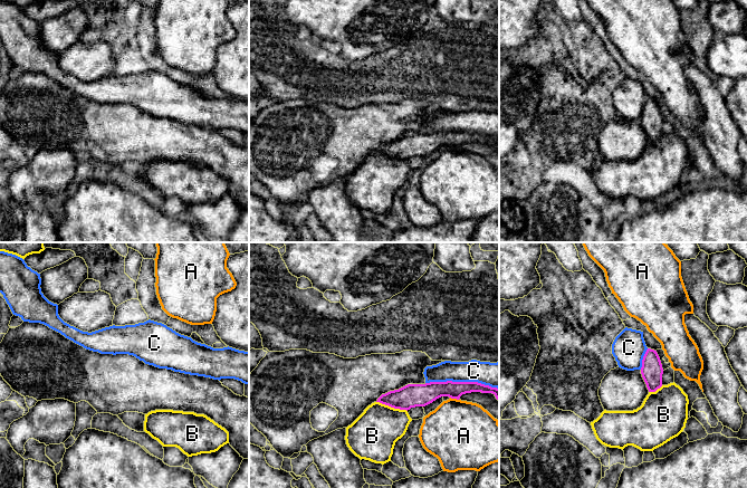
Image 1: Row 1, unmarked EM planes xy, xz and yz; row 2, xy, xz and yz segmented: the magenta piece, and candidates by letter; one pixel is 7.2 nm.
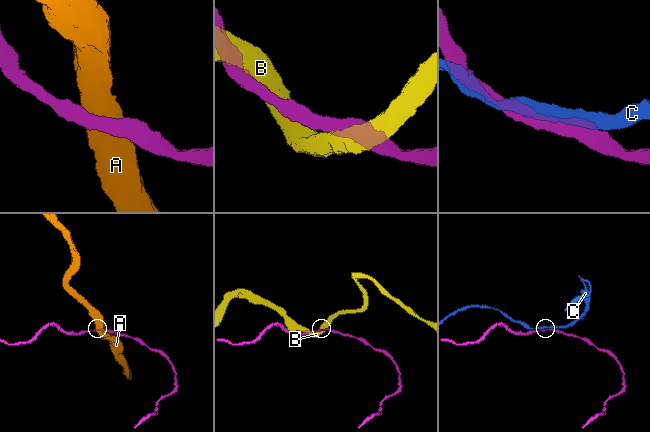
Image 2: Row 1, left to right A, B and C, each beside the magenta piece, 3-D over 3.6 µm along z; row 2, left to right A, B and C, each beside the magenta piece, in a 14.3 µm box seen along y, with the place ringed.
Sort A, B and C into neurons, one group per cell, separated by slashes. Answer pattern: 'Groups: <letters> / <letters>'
Groups: A / B C

